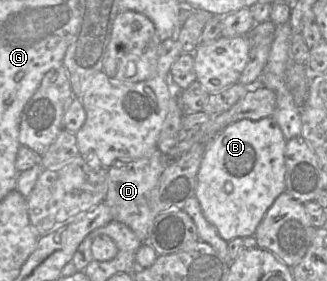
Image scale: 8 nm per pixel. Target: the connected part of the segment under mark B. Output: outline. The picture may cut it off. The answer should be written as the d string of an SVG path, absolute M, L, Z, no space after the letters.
M272 117L257 121L249 119L236 121L225 127L208 142L197 174L195 197L200 203L206 220L227 242L236 237L253 236L267 210L286 190L284 158L286 142L281 128Z

